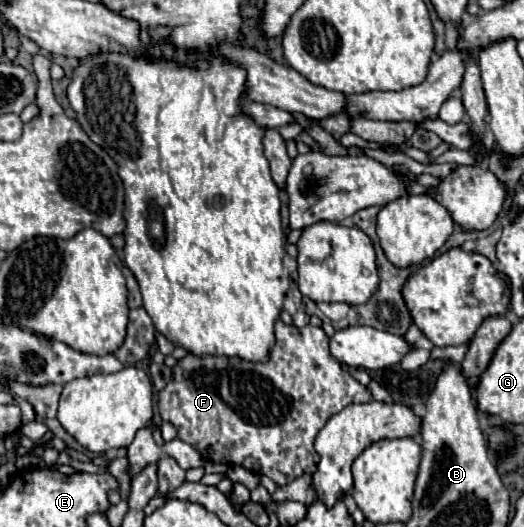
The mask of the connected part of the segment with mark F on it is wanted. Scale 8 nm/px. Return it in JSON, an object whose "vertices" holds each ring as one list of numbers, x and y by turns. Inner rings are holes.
{"vertices":[[278,319,274,337,276,341,264,363,240,357,186,355,172,367,172,379,168,385,158,391,158,411,164,421,170,421,178,429,178,439,192,445,206,461,242,465,252,473,268,475,278,485,288,485,316,463,312,445,326,421,346,405,370,401,370,395,364,385,328,355,328,335,322,327,306,325,298,329]]}

